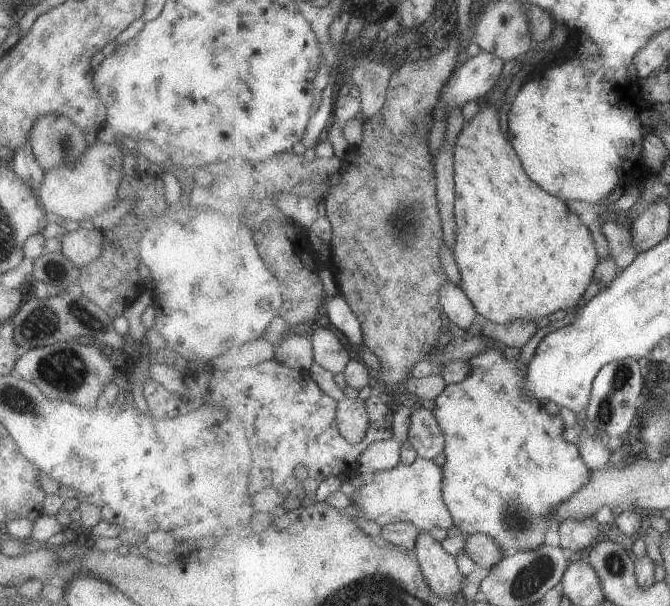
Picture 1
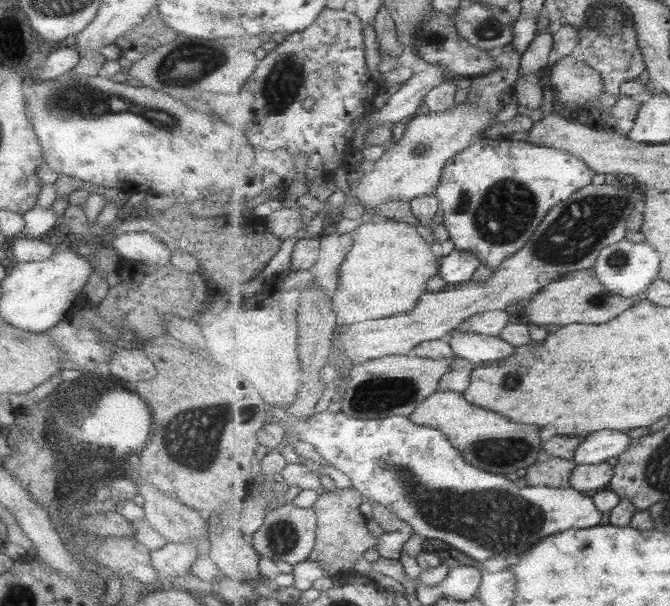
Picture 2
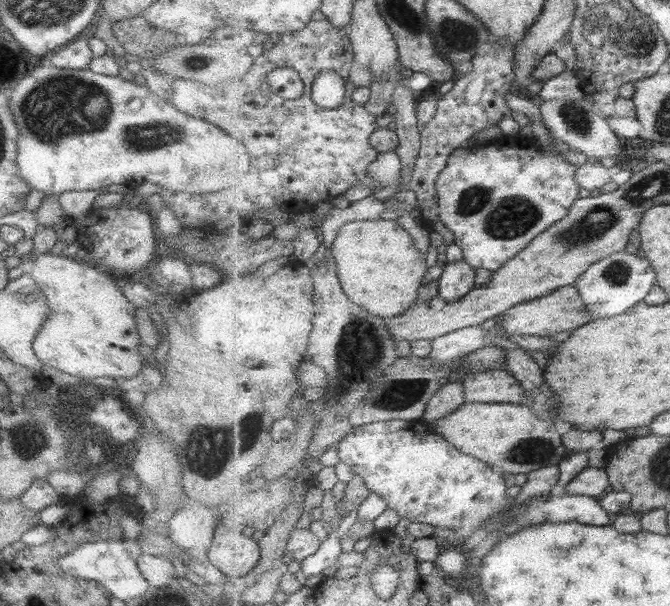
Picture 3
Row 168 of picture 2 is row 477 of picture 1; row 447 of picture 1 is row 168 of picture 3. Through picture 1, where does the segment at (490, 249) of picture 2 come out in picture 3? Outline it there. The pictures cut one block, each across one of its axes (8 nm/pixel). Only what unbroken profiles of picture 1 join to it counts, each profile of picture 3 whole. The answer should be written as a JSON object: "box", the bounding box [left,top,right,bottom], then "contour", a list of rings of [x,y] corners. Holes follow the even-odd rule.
{"box":[436,140,581,272],"contour":[[[509,140],[505,144],[490,145],[487,147],[476,146],[472,144],[467,148],[458,148],[452,152],[449,157],[447,168],[443,169],[443,172],[439,175],[436,182],[437,194],[440,206],[439,219],[441,223],[448,227],[454,234],[454,244],[458,245],[463,252],[464,260],[471,265],[475,270],[479,268],[485,268],[492,270],[493,272],[503,268],[503,265],[507,265],[507,262],[513,261],[522,250],[525,250],[527,246],[531,244],[535,236],[543,234],[549,226],[557,224],[557,222],[563,220],[567,214],[569,214],[571,207],[575,204],[575,201],[579,198],[579,190],[581,185],[579,184],[577,177],[579,175],[579,168],[565,161],[561,157],[555,156],[553,152],[547,152],[538,147],[533,140]]]}

